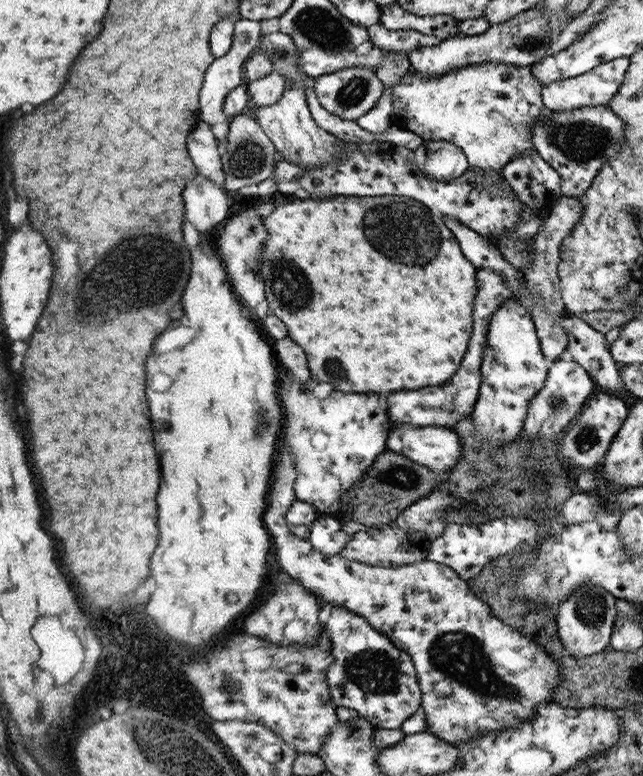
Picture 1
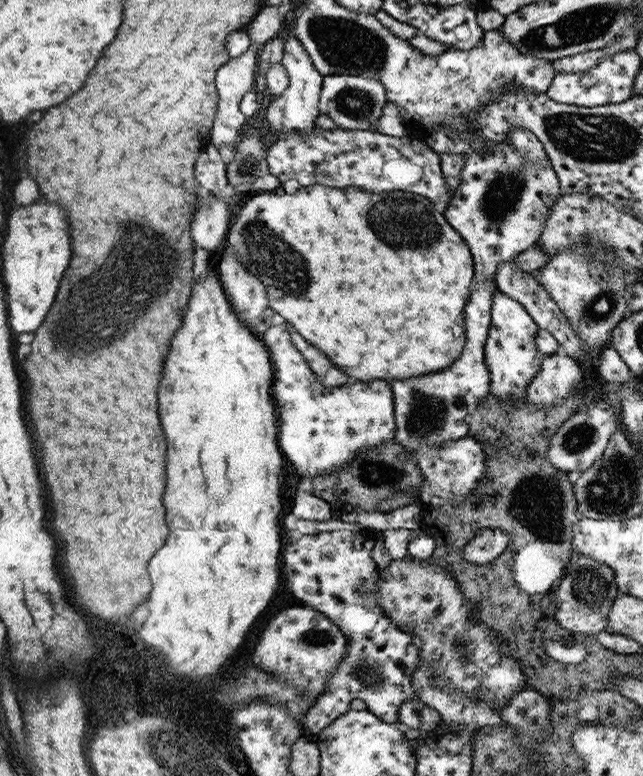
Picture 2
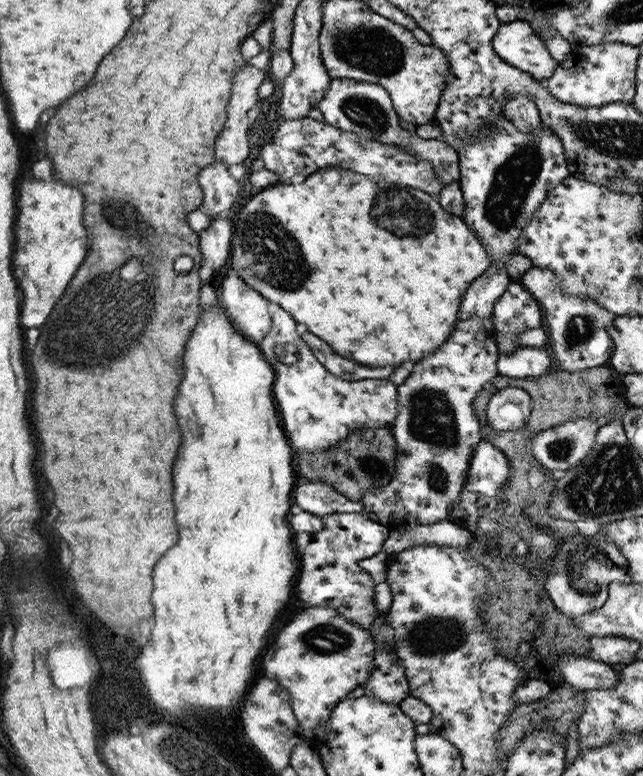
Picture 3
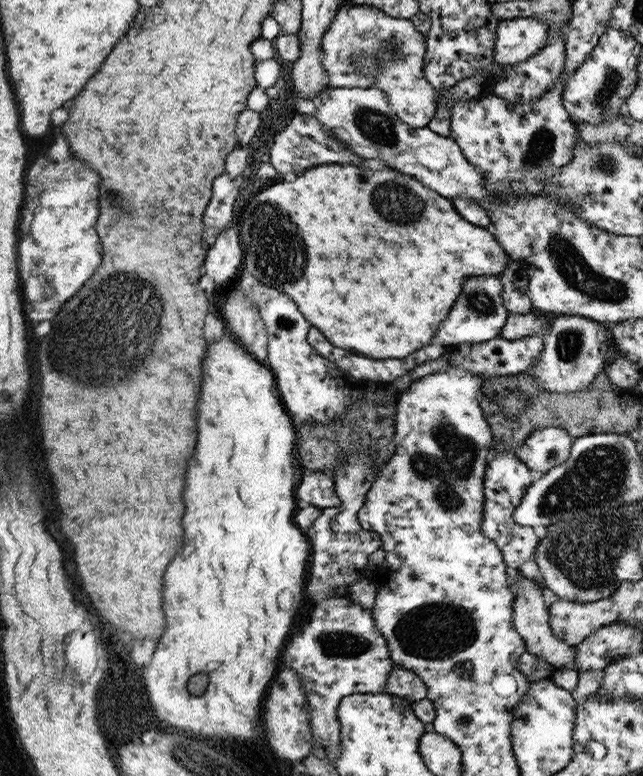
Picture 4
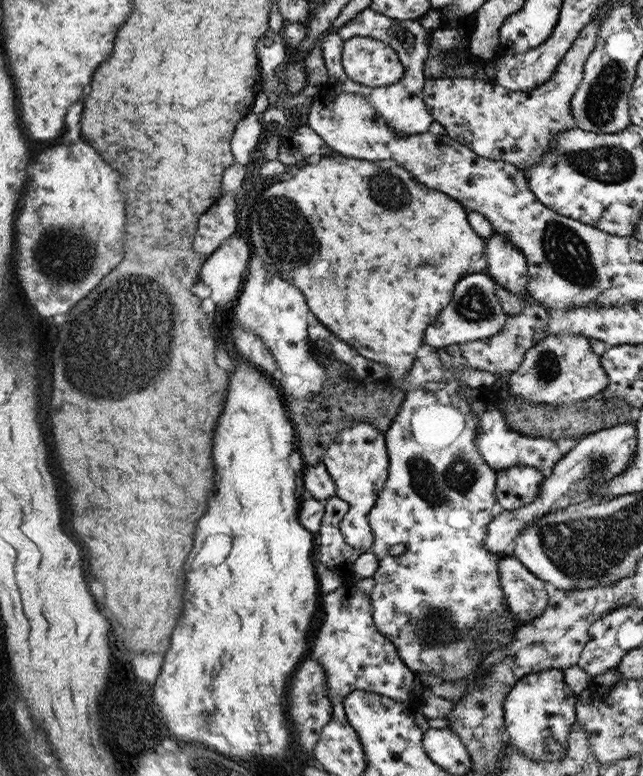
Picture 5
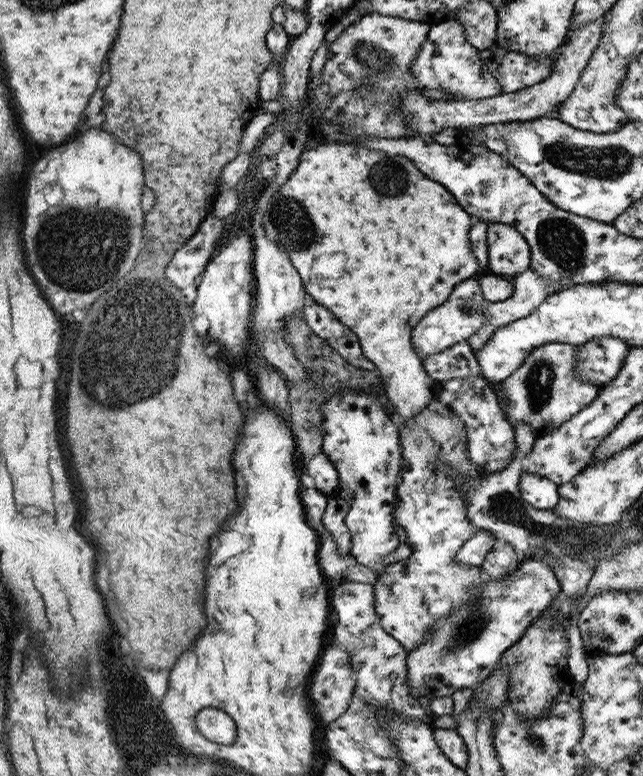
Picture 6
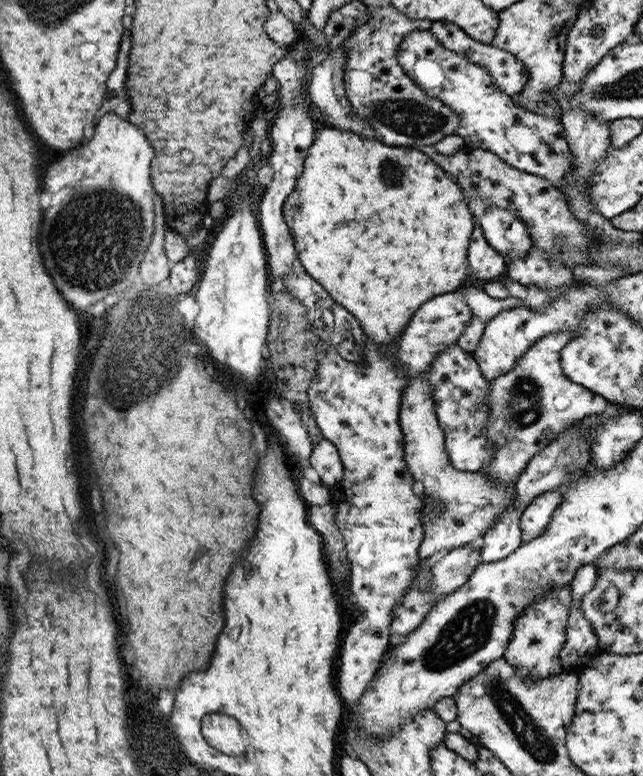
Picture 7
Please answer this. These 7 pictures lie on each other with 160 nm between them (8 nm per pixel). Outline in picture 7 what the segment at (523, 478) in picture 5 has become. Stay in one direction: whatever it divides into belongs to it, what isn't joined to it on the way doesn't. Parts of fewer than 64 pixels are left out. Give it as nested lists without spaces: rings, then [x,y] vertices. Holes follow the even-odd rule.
[[[559,489],[543,492],[533,498],[520,517],[521,530],[528,532],[530,538],[536,538],[544,534],[556,507],[561,503],[562,499]]]

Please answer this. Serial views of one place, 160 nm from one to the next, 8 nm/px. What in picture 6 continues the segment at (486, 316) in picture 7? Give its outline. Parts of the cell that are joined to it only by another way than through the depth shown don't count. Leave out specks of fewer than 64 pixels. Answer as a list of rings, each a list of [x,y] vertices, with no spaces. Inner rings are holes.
[[[532,267],[524,271],[524,274],[510,278],[510,281],[513,286],[511,298],[498,303],[486,302],[489,322],[468,340],[474,352],[484,347],[484,344],[492,338],[494,330],[508,325],[508,322],[530,316],[548,296],[558,290],[556,283],[550,283],[548,279],[540,277],[538,273],[534,273]]]

